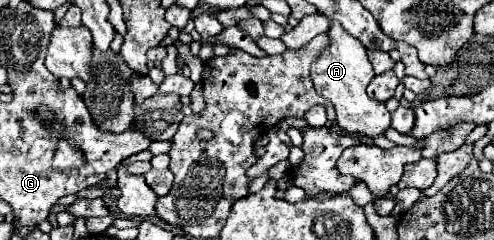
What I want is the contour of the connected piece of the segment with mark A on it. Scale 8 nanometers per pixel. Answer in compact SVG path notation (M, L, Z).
M333 20L327 36L329 36L329 44L323 48L319 58L311 64L311 82L317 94L323 94L323 98L331 100L337 112L337 124L343 132L349 132L353 136L365 136L365 138L375 138L383 134L391 124L391 114L383 102L369 98L365 92L367 84L375 76L367 60L367 50L361 48L361 42L349 36Z

